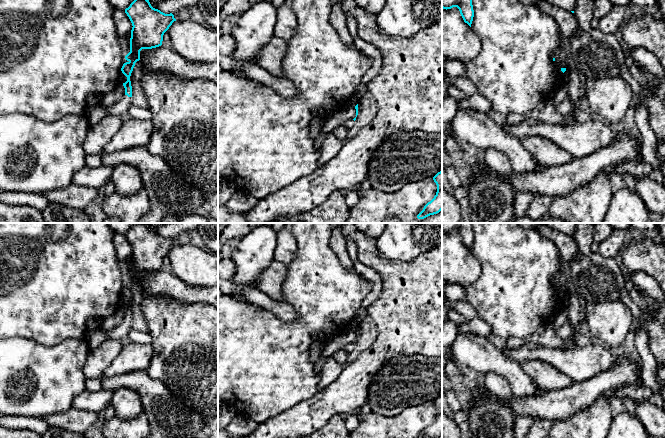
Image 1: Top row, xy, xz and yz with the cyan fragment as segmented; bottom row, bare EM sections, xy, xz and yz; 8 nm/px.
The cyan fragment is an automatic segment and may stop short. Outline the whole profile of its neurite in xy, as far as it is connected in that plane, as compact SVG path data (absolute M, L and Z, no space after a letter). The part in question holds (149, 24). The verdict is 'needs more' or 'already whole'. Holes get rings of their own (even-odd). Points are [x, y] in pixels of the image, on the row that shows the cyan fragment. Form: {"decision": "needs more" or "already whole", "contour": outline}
{"decision": "needs more", "contour": "M134 0L125 13L132 23L130 52L125 56L127 60L121 71L127 77L123 83L125 94L123 98L106 108L106 115L122 116L129 112L132 97L130 76L135 63L140 60L142 49L152 49L162 45L163 35L176 19L172 13L165 14L151 6L149 0Z"}

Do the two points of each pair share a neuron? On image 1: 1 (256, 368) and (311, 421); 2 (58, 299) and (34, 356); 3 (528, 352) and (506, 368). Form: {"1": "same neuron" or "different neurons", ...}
{"1": "different neurons", "2": "different neurons", "3": "different neurons"}

